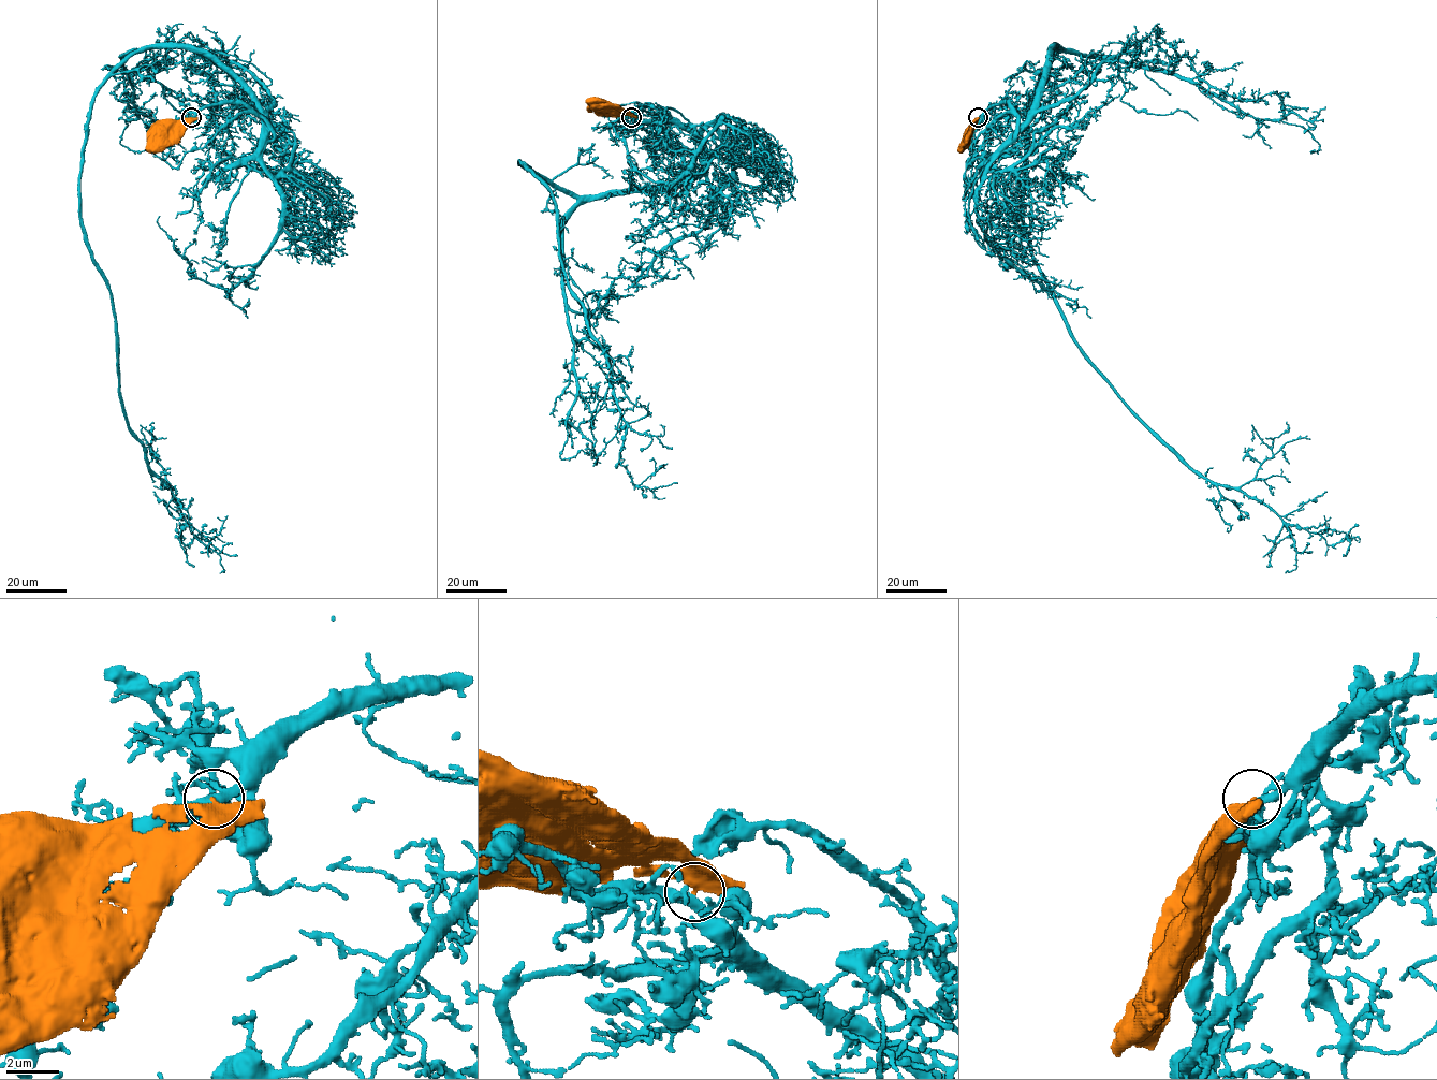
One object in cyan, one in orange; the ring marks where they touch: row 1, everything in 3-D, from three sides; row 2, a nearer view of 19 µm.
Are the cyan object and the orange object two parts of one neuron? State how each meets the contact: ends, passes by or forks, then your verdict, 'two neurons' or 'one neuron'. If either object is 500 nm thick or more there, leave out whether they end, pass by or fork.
cyan forks | orange ends | two neurons

